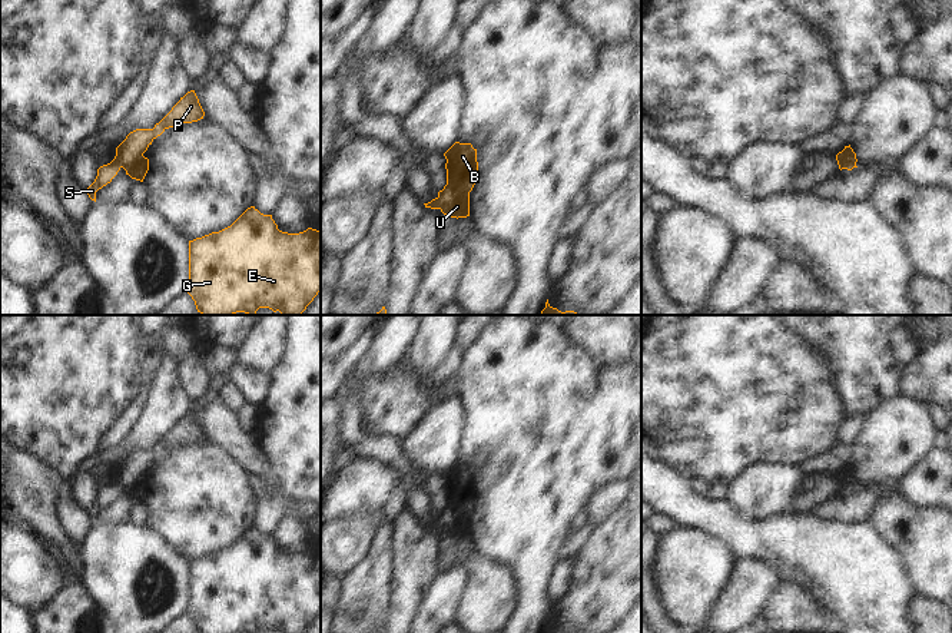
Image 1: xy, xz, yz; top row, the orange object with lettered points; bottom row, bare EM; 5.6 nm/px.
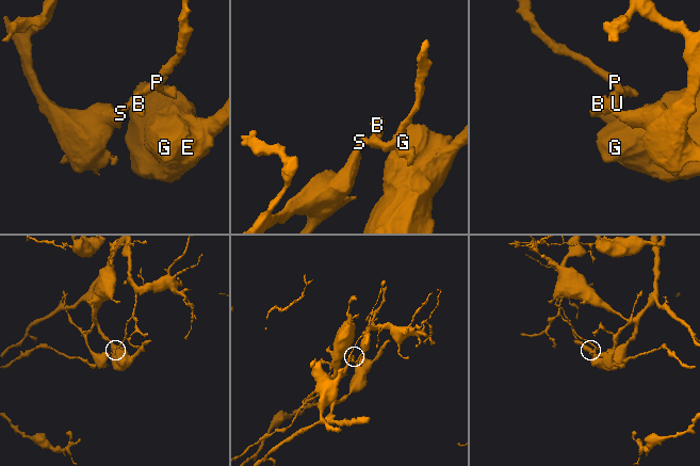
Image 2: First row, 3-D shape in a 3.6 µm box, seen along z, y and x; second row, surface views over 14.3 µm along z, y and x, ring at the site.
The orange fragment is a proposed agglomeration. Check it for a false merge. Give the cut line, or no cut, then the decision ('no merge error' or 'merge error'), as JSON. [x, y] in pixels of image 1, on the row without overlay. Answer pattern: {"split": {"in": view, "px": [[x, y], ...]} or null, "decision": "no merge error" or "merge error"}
{"split": {"in": "xz", "px": [[437, 519], [441, 529]]}, "decision": "merge error"}

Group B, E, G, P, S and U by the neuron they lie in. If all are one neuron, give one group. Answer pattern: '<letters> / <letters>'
B P U / E G S

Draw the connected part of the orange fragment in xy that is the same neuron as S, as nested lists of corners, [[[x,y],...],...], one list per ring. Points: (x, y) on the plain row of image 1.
[[[113,480],[110,484],[103,485],[97,490],[97,497],[94,503],[86,510],[89,518],[96,523],[96,513],[112,503],[112,500],[117,496],[120,491],[120,485],[116,480]]]

